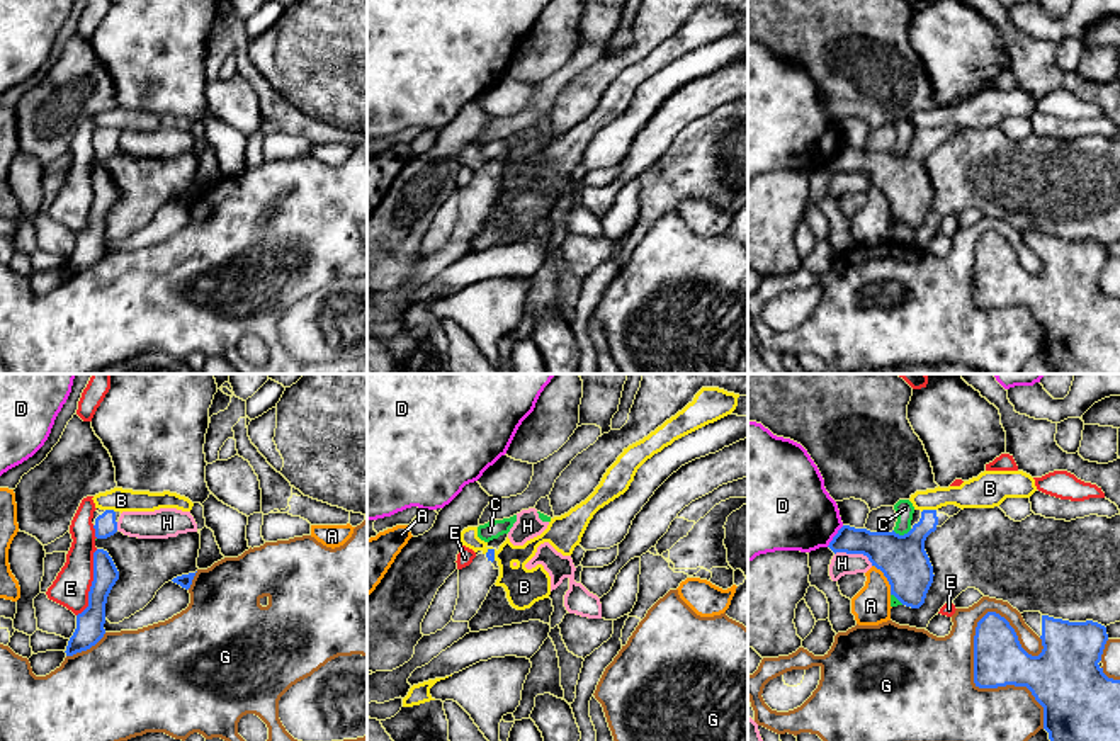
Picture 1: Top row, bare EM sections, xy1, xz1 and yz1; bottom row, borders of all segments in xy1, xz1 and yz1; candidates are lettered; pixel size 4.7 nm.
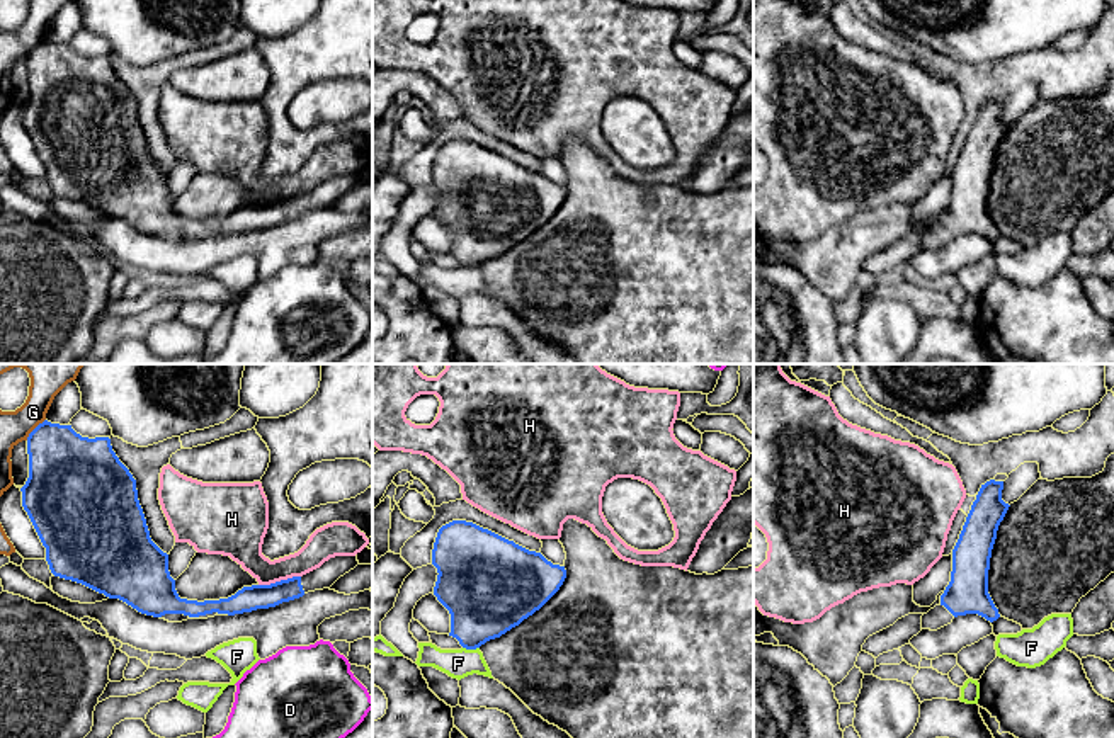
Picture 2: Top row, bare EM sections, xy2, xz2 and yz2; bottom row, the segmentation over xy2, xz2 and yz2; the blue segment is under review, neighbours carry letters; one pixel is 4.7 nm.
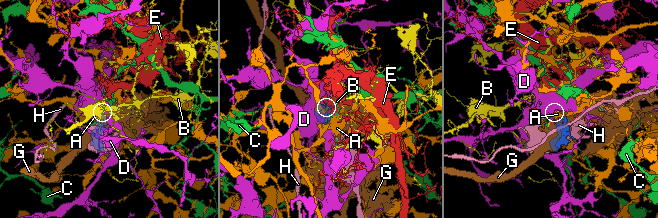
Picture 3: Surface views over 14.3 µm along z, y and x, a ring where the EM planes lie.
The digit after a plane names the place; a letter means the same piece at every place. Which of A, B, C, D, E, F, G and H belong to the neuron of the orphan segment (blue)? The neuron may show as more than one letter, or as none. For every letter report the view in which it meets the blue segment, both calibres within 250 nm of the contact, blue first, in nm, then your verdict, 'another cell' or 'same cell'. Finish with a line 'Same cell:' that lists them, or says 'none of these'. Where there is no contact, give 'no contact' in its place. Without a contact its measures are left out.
A: yz1 | 220/180 nm | another cell
B: yz1 | 200/140 nm | another cell
C: yz1 | 220/90 nm | another cell
D: yz1 | 180/380 nm | another cell
E: xy1 | 130/170 nm | another cell
F: xz2 | 380/140 nm | another cell
G: yz1 | 240/420 nm | another cell
H: xy2 | 120/180 nm | another cell
Same cell: none of these

